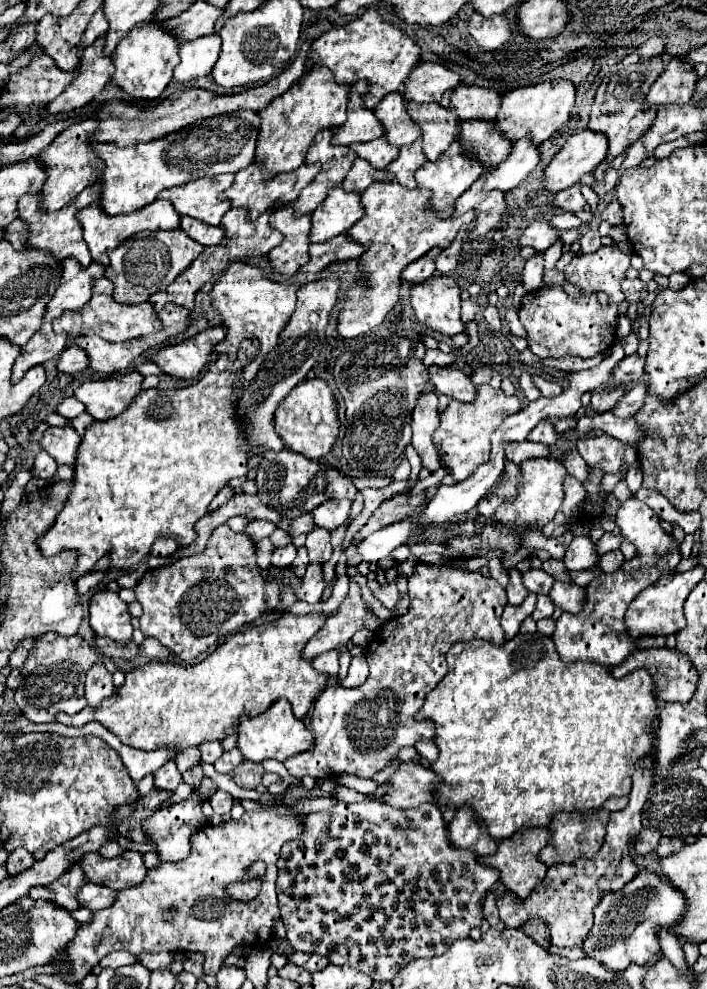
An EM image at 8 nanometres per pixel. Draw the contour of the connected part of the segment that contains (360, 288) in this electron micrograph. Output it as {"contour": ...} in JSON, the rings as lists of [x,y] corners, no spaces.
{"contour":[[[397,181],[391,183],[373,183],[363,195],[363,217],[347,231],[347,235],[363,245],[363,255],[359,257],[359,275],[357,281],[347,289],[343,311],[337,315],[337,333],[345,339],[355,339],[369,329],[377,327],[385,315],[395,307],[399,299],[401,271],[439,247],[445,249],[463,225],[469,225],[475,219],[473,211],[459,219],[437,219],[437,215],[425,215],[425,199],[429,199],[427,191],[421,189],[405,189]]]}

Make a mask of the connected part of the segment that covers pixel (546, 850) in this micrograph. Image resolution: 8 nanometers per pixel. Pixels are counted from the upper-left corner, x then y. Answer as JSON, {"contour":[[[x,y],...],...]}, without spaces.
{"contour":[[[601,809],[601,811],[595,811],[589,817],[591,817],[591,821],[587,823],[587,815],[577,815],[577,813],[567,813],[567,811],[555,813],[551,823],[547,825],[547,829],[551,831],[551,839],[539,851],[537,859],[547,867],[553,867],[557,863],[575,863],[581,857],[593,859],[597,855],[599,847],[601,847],[603,833],[605,833],[605,827],[607,827],[607,821],[609,821],[609,811]]]}

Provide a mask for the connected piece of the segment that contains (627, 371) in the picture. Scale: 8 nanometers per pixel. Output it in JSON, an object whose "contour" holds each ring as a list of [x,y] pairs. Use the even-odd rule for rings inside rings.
{"contour":[[[637,353],[625,357],[621,361],[621,367],[617,367],[617,371],[613,371],[613,383],[609,385],[615,385],[615,383],[635,383],[643,377],[643,367],[645,367],[645,359]]]}

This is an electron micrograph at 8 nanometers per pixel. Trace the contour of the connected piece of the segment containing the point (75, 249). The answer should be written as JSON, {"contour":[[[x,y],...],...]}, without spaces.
{"contour":[[[97,183],[95,187],[89,187],[85,191],[81,191],[77,195],[77,199],[73,199],[71,203],[67,203],[61,211],[41,211],[37,209],[37,203],[41,203],[41,195],[23,195],[17,203],[17,211],[19,211],[19,219],[29,223],[29,235],[27,235],[27,243],[23,249],[47,249],[53,253],[55,259],[63,261],[67,257],[73,257],[81,263],[81,267],[89,267],[91,263],[91,255],[89,255],[89,249],[85,247],[85,241],[83,241],[83,231],[81,227],[77,225],[77,219],[75,219],[75,213],[83,207],[87,207],[89,203],[97,201],[99,197],[99,189],[101,189],[101,183]]]}

